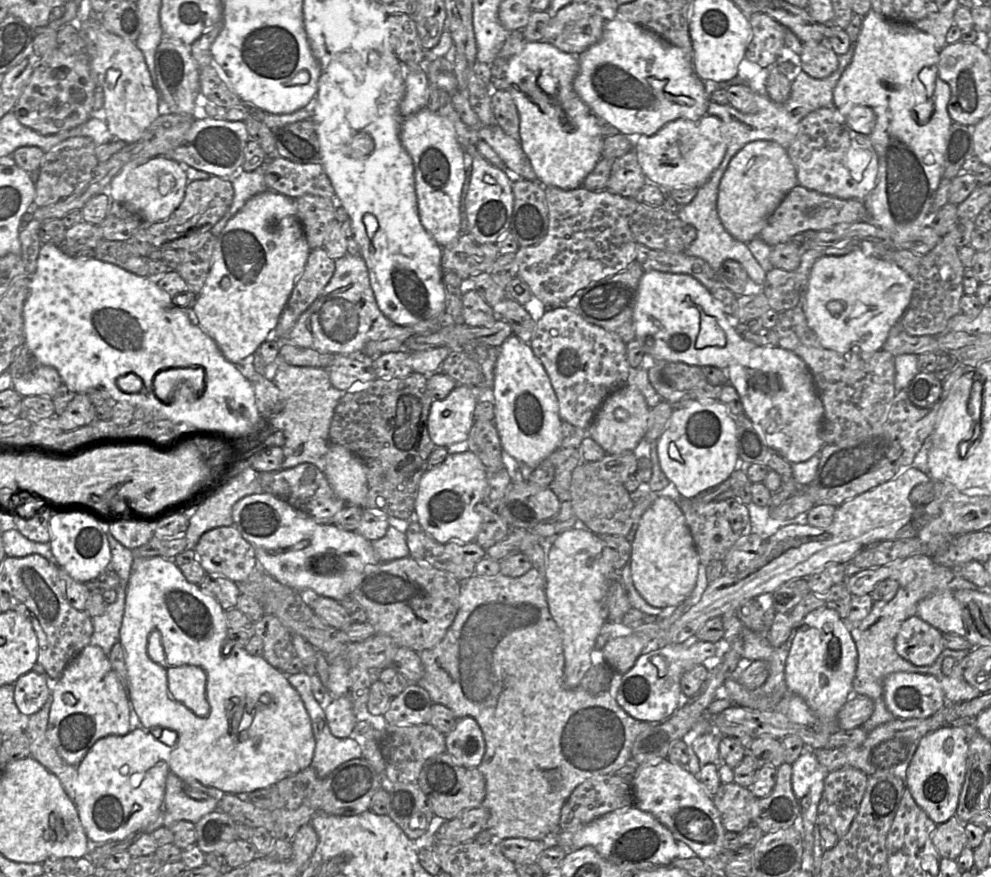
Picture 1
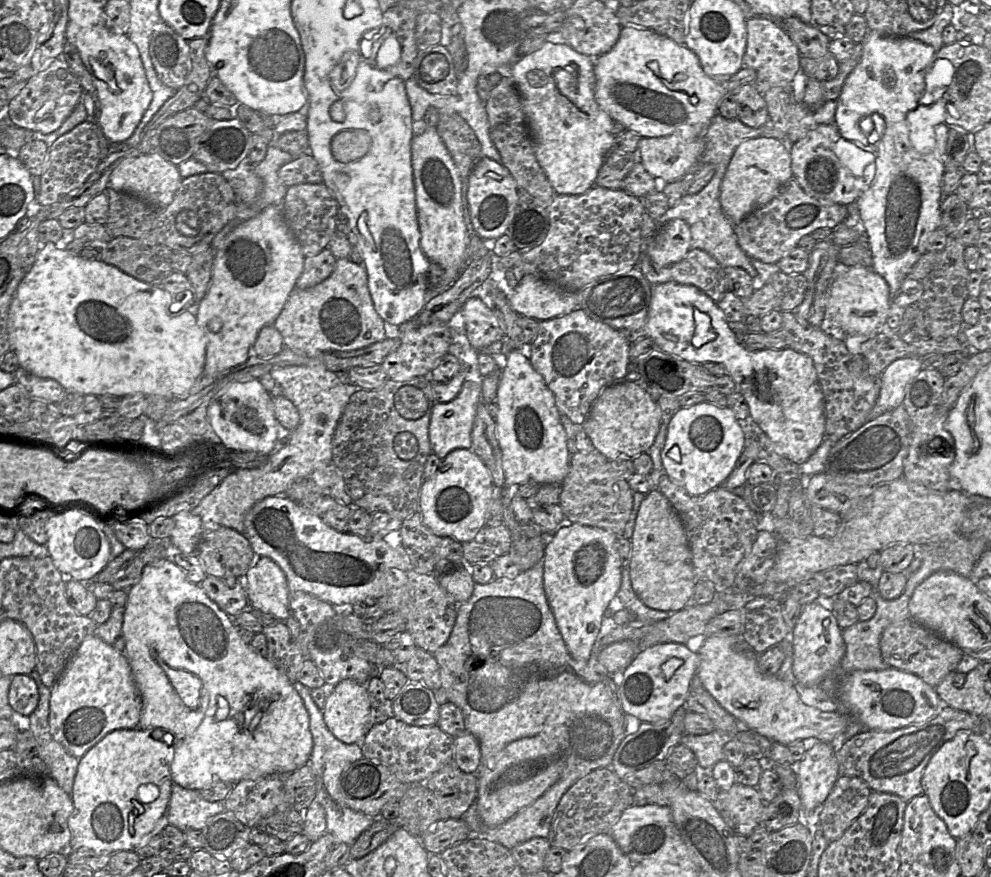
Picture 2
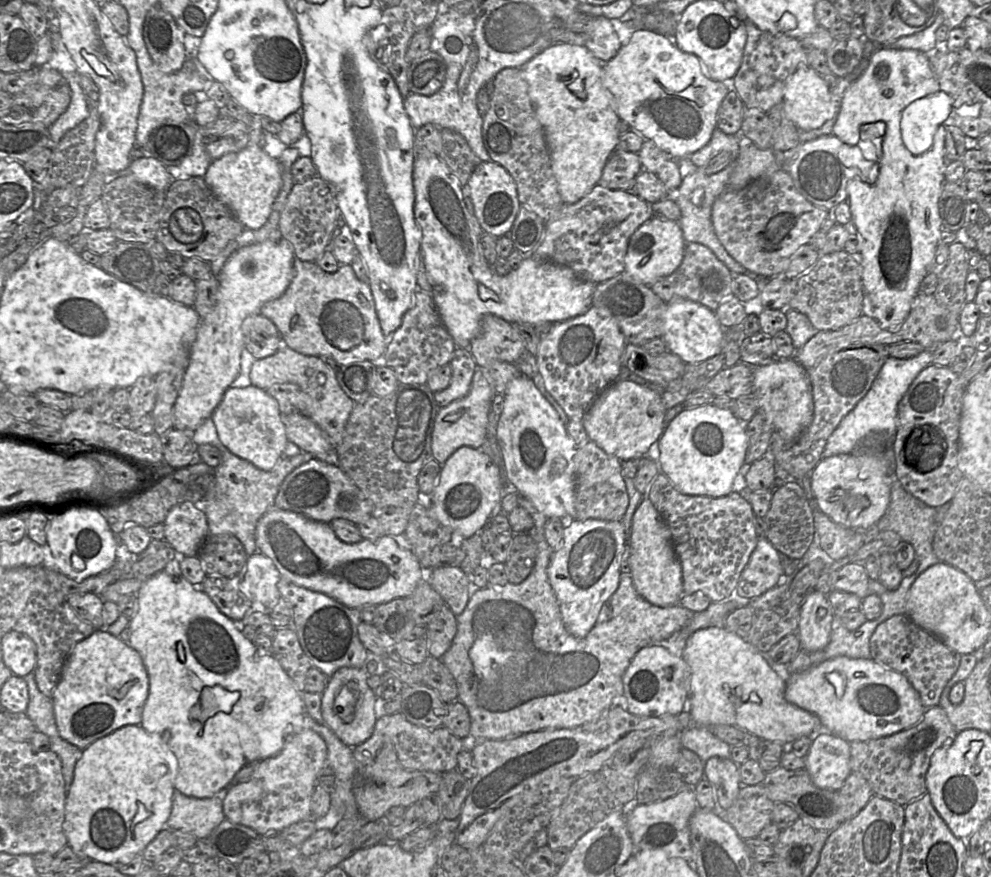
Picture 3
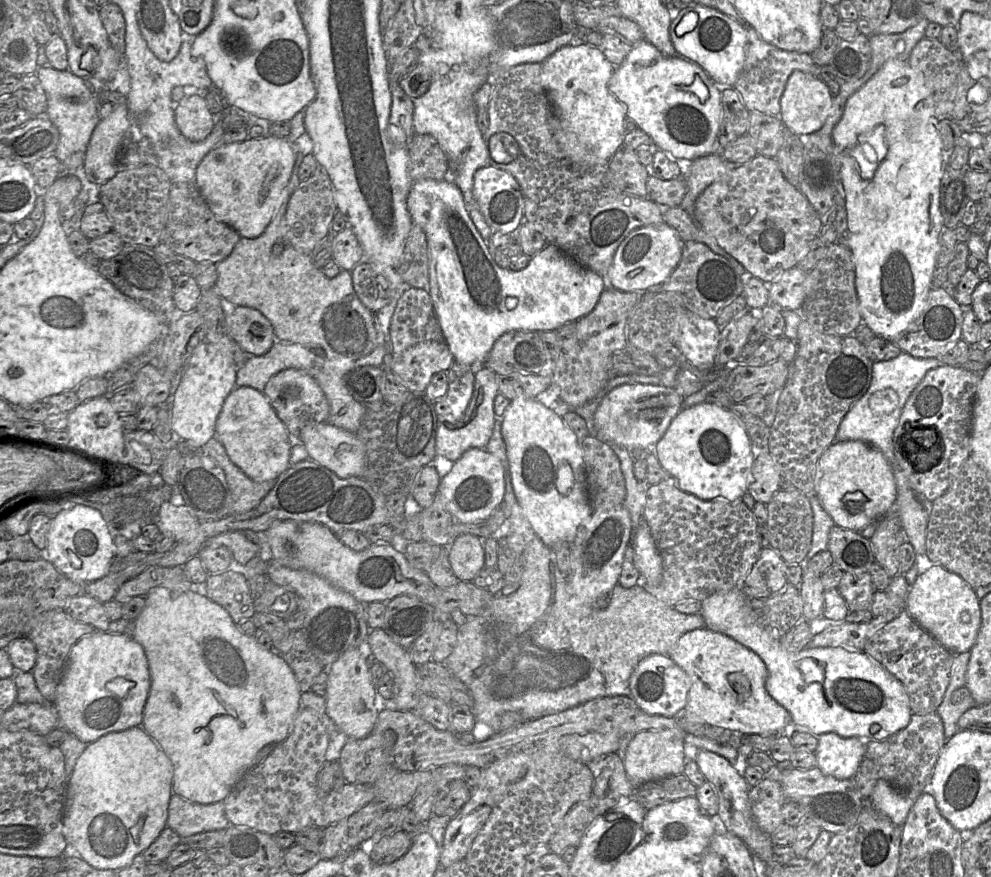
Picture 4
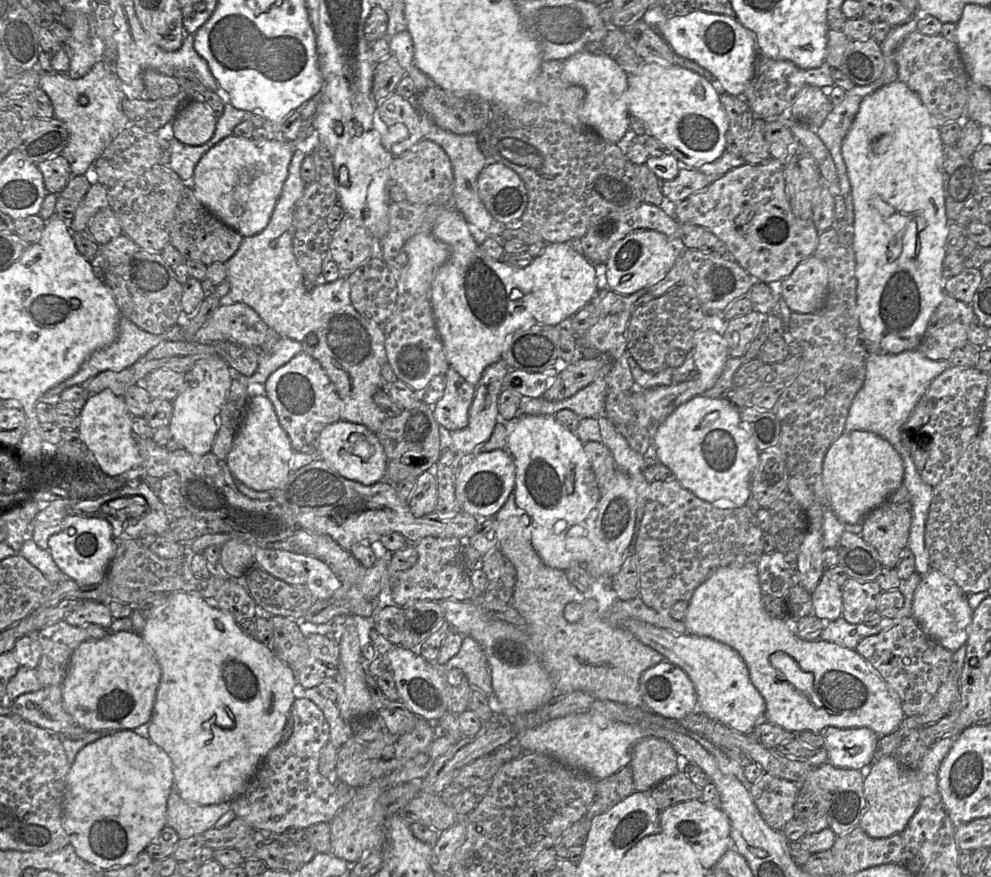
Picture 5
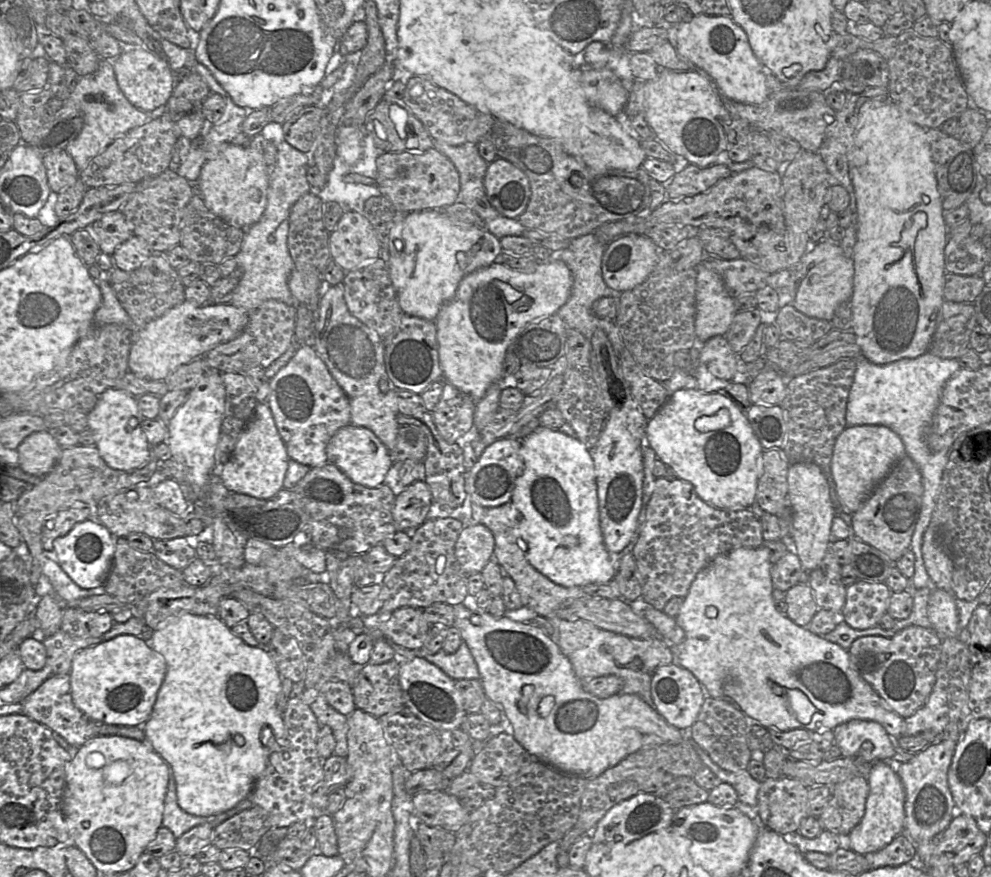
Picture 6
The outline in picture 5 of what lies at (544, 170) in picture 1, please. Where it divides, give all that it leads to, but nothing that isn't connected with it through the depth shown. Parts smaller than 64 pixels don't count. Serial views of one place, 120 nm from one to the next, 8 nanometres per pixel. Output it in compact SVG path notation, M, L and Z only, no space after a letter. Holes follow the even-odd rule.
M584 49L563 61L564 81L579 85L585 91L579 115L584 124L606 141L617 144L630 128L627 106L628 75L604 53L589 53Z

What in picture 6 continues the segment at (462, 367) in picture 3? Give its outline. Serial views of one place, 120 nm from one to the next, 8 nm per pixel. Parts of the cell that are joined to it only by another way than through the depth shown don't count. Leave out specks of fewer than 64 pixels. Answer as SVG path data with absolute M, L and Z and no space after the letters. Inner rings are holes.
M444 381L444 389L432 412L435 426L448 443L456 443L473 426L475 403L469 395Z

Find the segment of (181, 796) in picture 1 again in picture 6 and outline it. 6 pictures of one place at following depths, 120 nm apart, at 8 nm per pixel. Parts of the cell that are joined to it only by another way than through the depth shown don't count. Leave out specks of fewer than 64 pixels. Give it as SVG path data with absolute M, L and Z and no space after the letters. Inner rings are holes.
M168 762L165 763L168 766L168 787L164 800L162 826L171 830L177 839L194 826L204 823L213 824L213 819L209 819L209 816L195 816L180 808L177 802L176 783L173 770Z

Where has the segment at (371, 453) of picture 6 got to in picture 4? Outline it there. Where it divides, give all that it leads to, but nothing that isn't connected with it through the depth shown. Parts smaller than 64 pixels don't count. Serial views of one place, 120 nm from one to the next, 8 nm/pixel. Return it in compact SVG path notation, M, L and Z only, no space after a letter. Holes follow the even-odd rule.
M329 422L314 423L302 428L299 442L306 448L309 459L334 472L339 478L362 477L367 454L356 433L338 428Z

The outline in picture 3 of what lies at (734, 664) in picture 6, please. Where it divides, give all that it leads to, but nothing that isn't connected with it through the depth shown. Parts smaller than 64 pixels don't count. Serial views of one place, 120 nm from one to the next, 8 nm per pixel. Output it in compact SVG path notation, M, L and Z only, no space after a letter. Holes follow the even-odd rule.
M838 656L786 679L785 699L816 715L823 730L848 742L889 736L916 725L926 708L901 673L873 659Z

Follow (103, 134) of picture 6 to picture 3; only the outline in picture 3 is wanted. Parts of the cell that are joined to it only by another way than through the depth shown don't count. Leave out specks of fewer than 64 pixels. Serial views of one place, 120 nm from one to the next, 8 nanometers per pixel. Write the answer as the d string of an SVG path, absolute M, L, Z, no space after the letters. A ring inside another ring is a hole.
M59 72L70 86L71 101L66 111L48 128L52 146L58 144L66 132L76 127L90 115L86 95L78 82L78 72Z

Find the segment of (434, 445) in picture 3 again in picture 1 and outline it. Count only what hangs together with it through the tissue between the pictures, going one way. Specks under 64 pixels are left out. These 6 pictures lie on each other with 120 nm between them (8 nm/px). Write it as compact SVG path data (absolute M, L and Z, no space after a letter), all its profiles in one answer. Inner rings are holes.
M457 385L441 401L433 401L428 415L428 432L436 447L466 443L475 421L477 400L473 389Z

